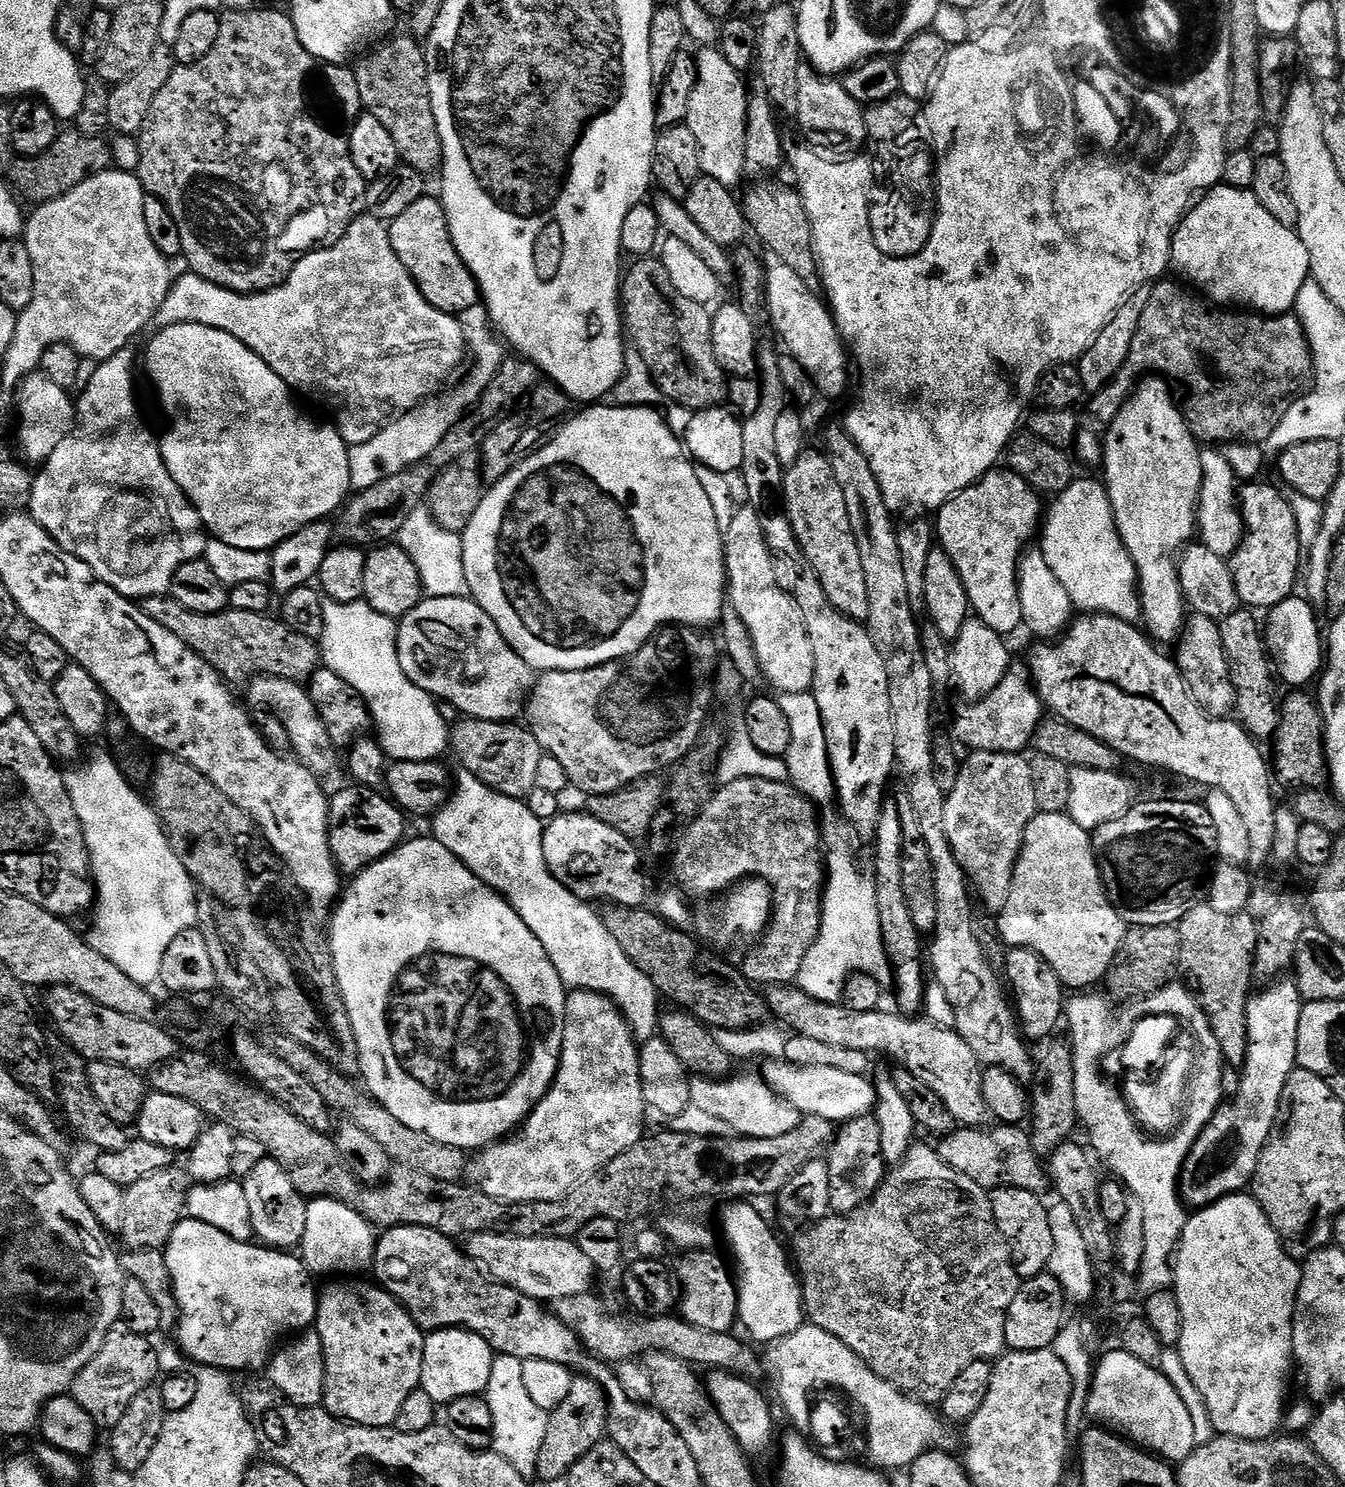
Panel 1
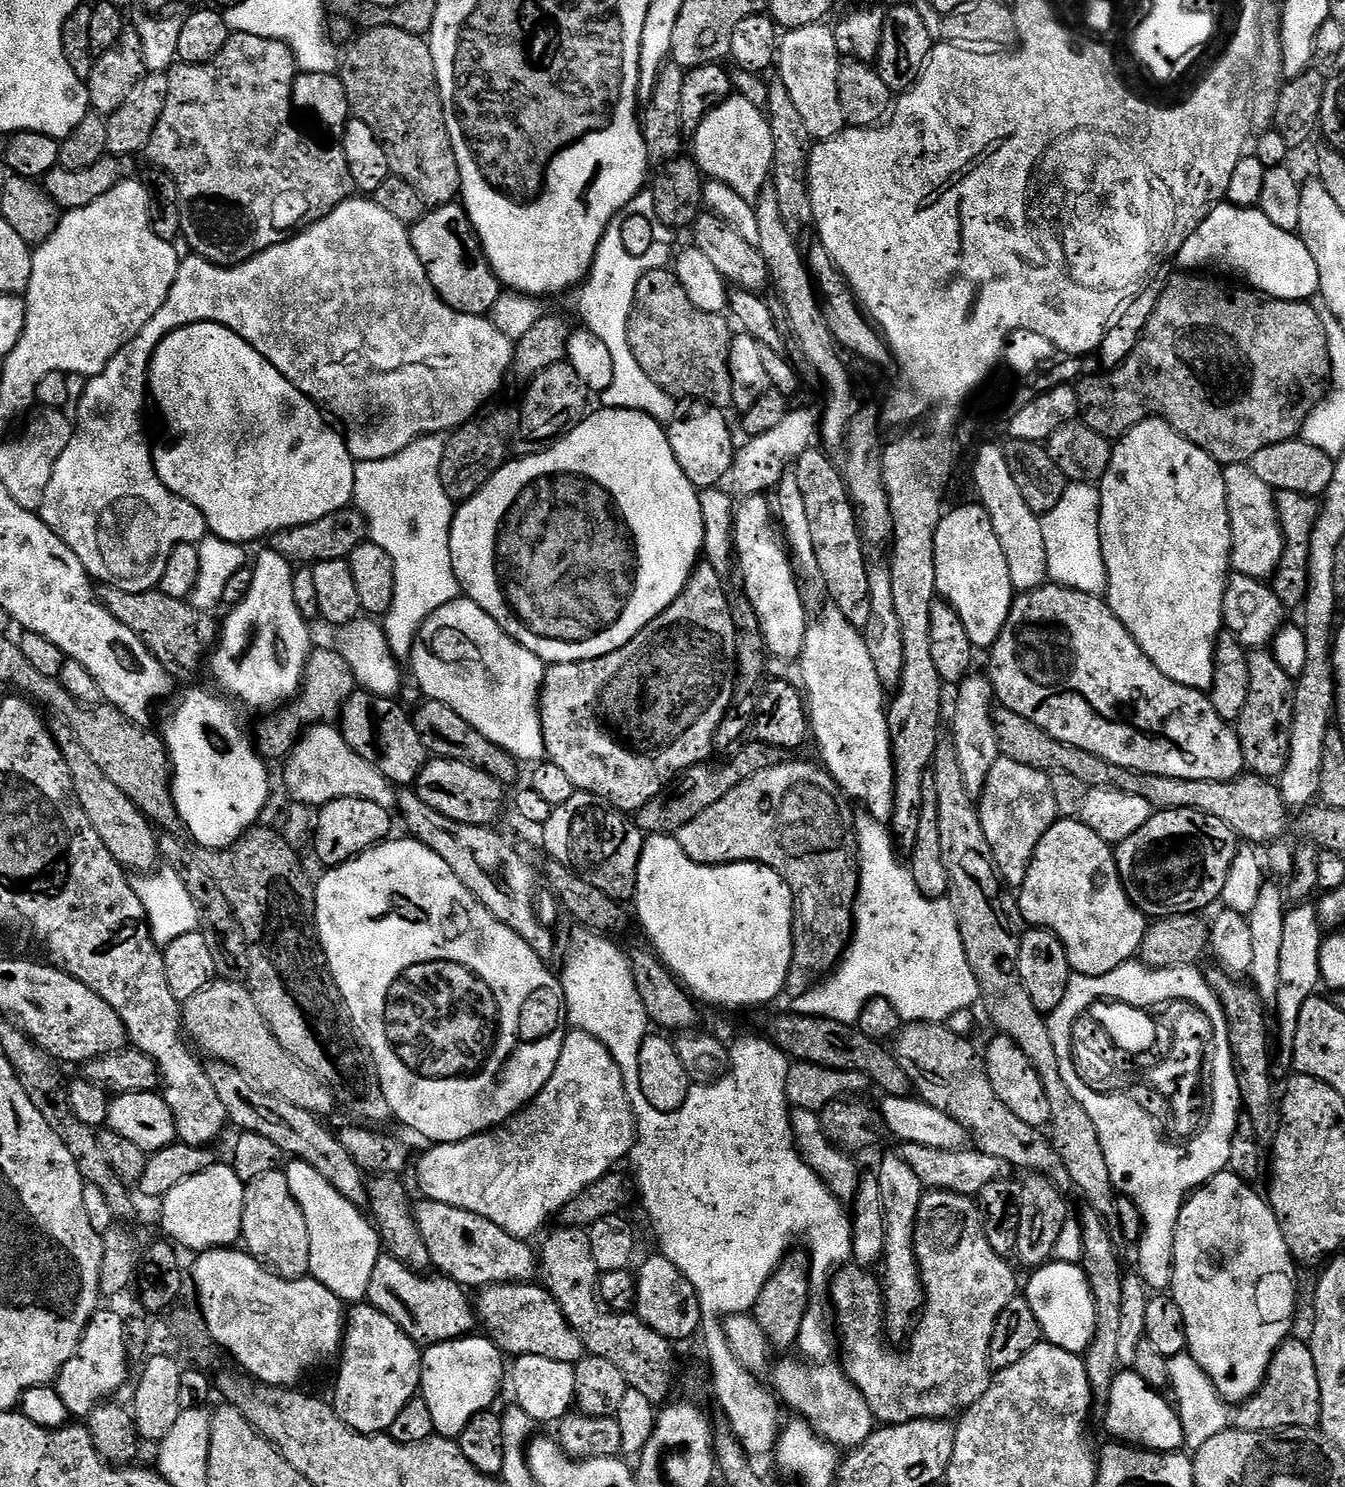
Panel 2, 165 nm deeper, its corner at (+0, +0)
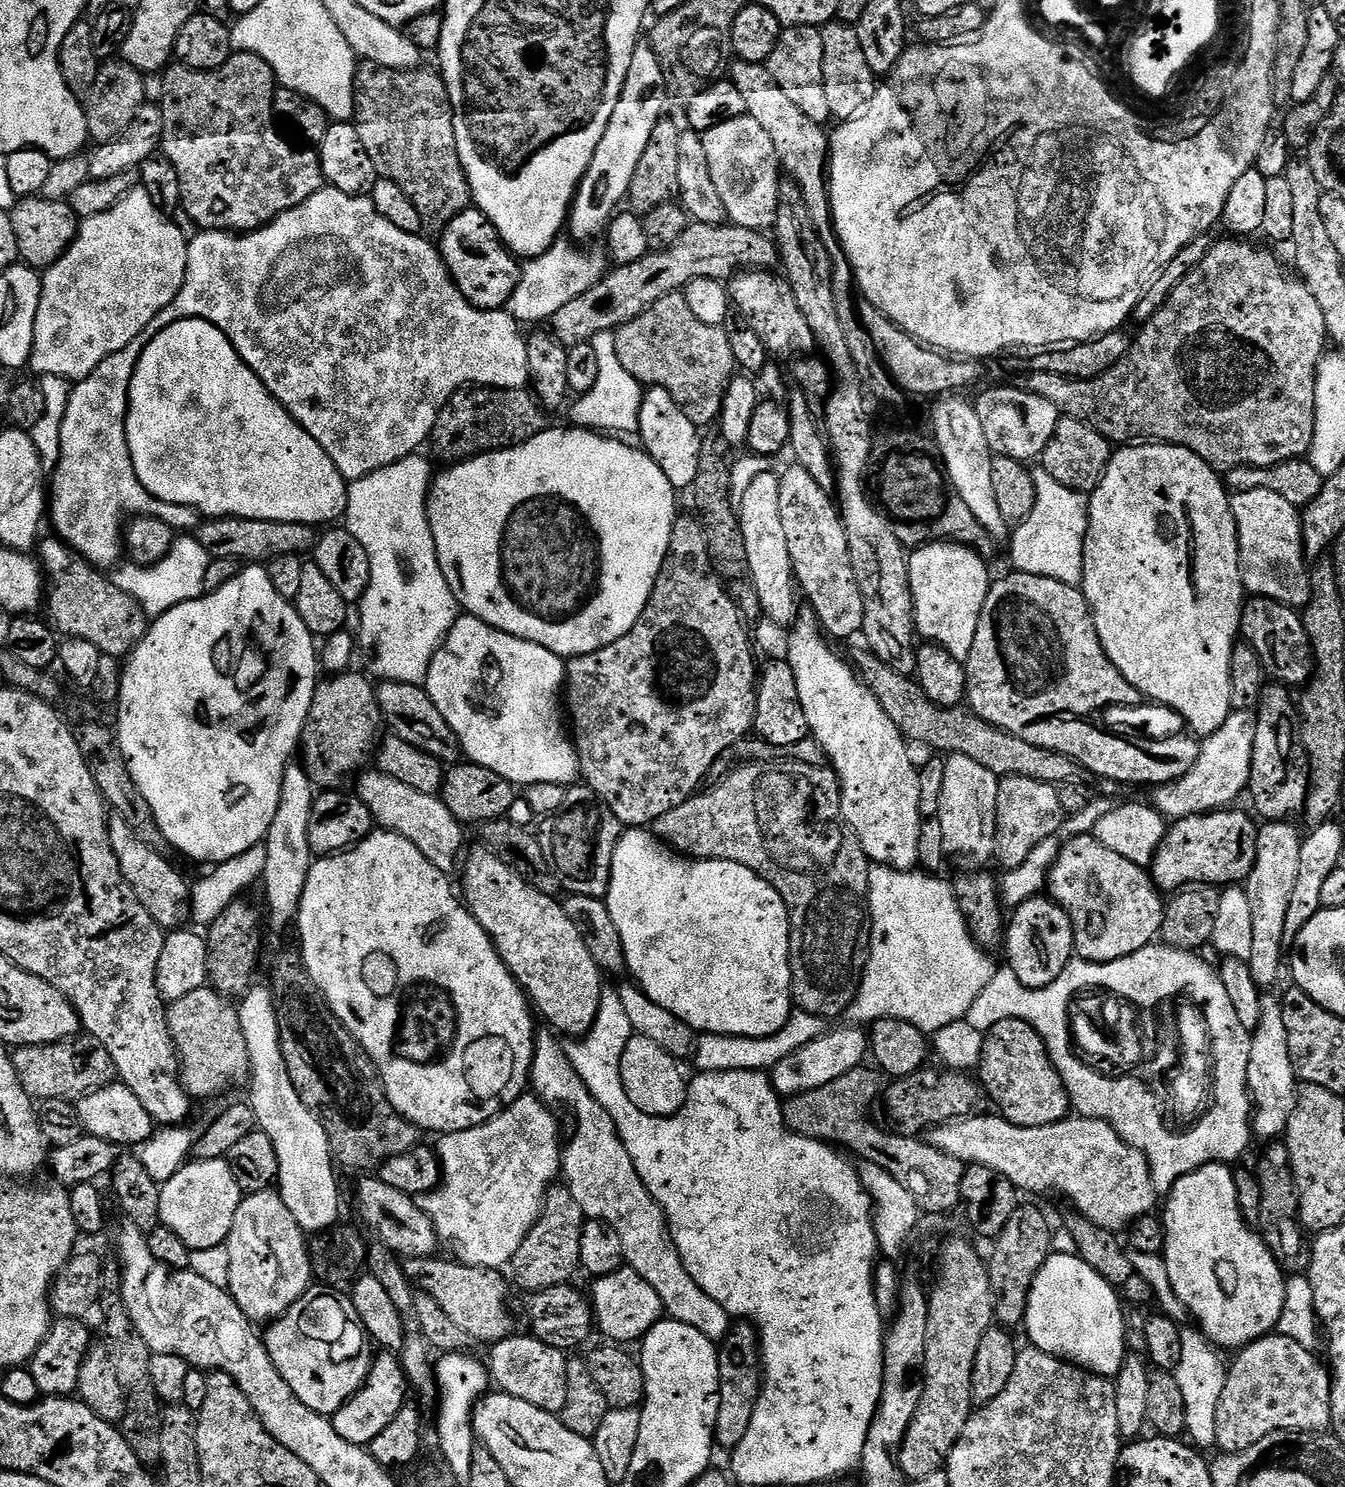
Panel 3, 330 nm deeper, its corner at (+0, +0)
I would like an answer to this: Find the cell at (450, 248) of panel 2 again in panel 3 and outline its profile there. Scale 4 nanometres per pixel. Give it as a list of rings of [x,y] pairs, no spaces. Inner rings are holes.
[[[469,206],[465,212],[458,214],[458,218],[454,218],[454,222],[450,222],[444,227],[443,232],[438,236],[438,251],[444,259],[444,265],[448,267],[453,282],[458,286],[462,295],[472,303],[473,308],[485,308],[487,312],[494,312],[507,305],[520,281],[522,264],[504,245],[503,238],[490,222],[490,218],[486,218],[486,214],[479,208]]]

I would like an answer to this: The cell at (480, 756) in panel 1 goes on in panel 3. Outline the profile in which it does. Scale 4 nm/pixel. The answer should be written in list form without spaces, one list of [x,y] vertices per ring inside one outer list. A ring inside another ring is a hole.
[[[384,680],[381,685],[376,688],[376,701],[383,723],[392,727],[389,728],[391,735],[410,742],[410,746],[438,758],[445,765],[451,766],[461,759],[458,738],[450,730],[450,722],[446,722],[438,706],[434,706],[427,687],[393,680]]]

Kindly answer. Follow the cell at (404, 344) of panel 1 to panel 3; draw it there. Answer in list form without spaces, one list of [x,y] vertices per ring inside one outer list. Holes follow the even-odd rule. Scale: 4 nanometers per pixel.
[[[325,186],[318,194],[306,198],[306,202],[286,210],[278,218],[274,218],[272,223],[264,228],[259,228],[257,232],[237,234],[200,230],[195,234],[197,236],[193,235],[188,241],[186,278],[182,282],[182,290],[178,290],[174,302],[170,302],[170,306],[166,306],[166,310],[162,310],[162,314],[158,314],[158,318],[154,318],[154,322],[150,322],[150,326],[146,326],[146,330],[142,330],[142,334],[138,334],[138,338],[134,338],[134,342],[130,342],[130,346],[126,346],[126,350],[118,350],[118,354],[110,354],[110,358],[106,358],[106,362],[102,362],[102,366],[93,370],[85,380],[73,383],[68,393],[64,426],[60,430],[60,460],[54,465],[53,472],[56,473],[53,476],[51,473],[50,476],[50,524],[52,520],[53,526],[56,527],[55,535],[59,539],[80,553],[89,564],[97,569],[109,570],[108,568],[112,567],[115,569],[121,563],[120,555],[125,555],[126,536],[122,531],[122,525],[125,523],[124,512],[128,518],[153,516],[177,530],[196,530],[202,523],[202,517],[196,509],[162,502],[157,496],[148,493],[146,486],[142,486],[142,482],[138,482],[132,465],[132,455],[128,449],[128,435],[124,429],[128,391],[142,354],[146,350],[146,346],[150,346],[152,339],[174,322],[205,320],[218,326],[218,330],[222,330],[222,334],[226,334],[226,338],[230,338],[230,342],[238,350],[240,357],[272,389],[273,398],[279,404],[284,405],[288,413],[306,430],[306,434],[310,434],[322,446],[322,450],[326,450],[326,454],[330,454],[330,460],[334,462],[334,466],[338,466],[338,470],[348,482],[366,478],[386,466],[397,464],[402,458],[419,453],[423,449],[420,447],[423,444],[425,447],[429,443],[432,431],[436,429],[436,423],[440,421],[444,409],[448,407],[452,397],[461,390],[467,389],[469,386],[522,388],[529,383],[527,381],[530,380],[527,339],[525,333],[520,333],[522,328],[518,321],[504,310],[487,312],[485,308],[473,308],[472,303],[462,295],[458,286],[453,282],[437,245],[433,241],[431,244],[430,241],[424,240],[423,235],[406,234],[406,230],[398,230],[398,226],[386,222],[386,218],[382,218],[382,214],[378,214],[378,210],[372,205],[368,196],[342,194],[342,190]]]

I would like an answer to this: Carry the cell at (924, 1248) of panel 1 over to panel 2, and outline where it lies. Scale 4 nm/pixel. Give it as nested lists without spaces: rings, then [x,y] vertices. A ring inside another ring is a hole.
[[[939,1190],[925,1191],[916,1219],[916,1257],[920,1281],[924,1284],[924,1307],[922,1319],[912,1329],[912,1349],[908,1356],[903,1356],[900,1350],[893,1350],[885,1341],[884,1293],[881,1281],[877,1277],[875,1280],[869,1269],[845,1266],[830,1281],[830,1308],[834,1313],[839,1343],[840,1340],[844,1343],[844,1352],[848,1355],[842,1361],[842,1367],[866,1398],[873,1417],[884,1426],[905,1424],[911,1420],[952,1418],[978,1402],[978,1398],[982,1398],[992,1384],[994,1375],[990,1362],[994,1326],[1002,1310],[1006,1310],[1008,1303],[1018,1296],[1013,1265],[1005,1257],[999,1256],[994,1246],[990,1246],[983,1215],[977,1201],[971,1196]]]

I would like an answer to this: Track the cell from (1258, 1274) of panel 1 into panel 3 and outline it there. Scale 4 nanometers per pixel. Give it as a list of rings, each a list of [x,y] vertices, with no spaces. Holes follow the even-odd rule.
[[[1203,1164],[1198,1170],[1178,1178],[1178,1182],[1172,1185],[1171,1192],[1167,1193],[1165,1200],[1168,1201],[1164,1204],[1164,1212],[1162,1211],[1164,1229],[1166,1230],[1166,1242],[1164,1243],[1162,1255],[1166,1262],[1166,1270],[1170,1274],[1170,1286],[1174,1286],[1174,1294],[1178,1294],[1180,1301],[1188,1307],[1189,1317],[1195,1321],[1200,1331],[1220,1350],[1225,1350],[1224,1348],[1239,1350],[1245,1348],[1247,1344],[1253,1344],[1254,1341],[1261,1340],[1262,1337],[1269,1335],[1279,1325],[1282,1318],[1282,1310],[1286,1302],[1286,1290],[1288,1289],[1286,1273],[1278,1266],[1274,1254],[1270,1254],[1270,1250],[1265,1246],[1264,1239],[1261,1238],[1259,1231],[1253,1230],[1248,1221],[1245,1220],[1244,1215],[1240,1213],[1233,1173],[1233,1169],[1226,1164]]]

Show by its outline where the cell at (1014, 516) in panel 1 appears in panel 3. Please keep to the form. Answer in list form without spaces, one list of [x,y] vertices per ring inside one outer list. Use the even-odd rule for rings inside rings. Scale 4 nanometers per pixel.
[[[951,542],[920,544],[917,549],[908,556],[917,633],[927,643],[944,648],[955,660],[967,661],[970,650],[974,650],[978,618],[990,587],[985,557],[969,545]]]

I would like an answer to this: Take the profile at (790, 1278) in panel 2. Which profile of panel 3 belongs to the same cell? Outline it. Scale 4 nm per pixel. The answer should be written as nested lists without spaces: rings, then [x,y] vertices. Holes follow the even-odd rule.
[[[740,1318],[729,1327],[718,1344],[718,1374],[720,1405],[716,1408],[716,1440],[725,1450],[731,1450],[746,1438],[746,1430],[750,1430],[750,1418],[754,1418],[754,1406],[762,1387],[760,1334],[755,1324]]]

